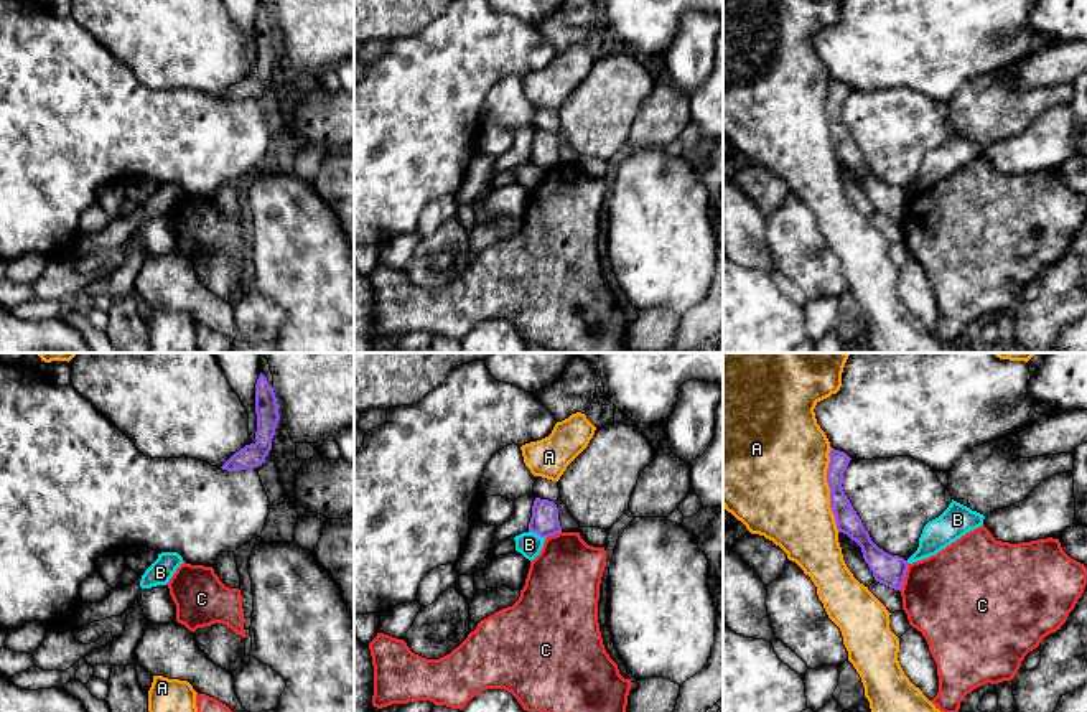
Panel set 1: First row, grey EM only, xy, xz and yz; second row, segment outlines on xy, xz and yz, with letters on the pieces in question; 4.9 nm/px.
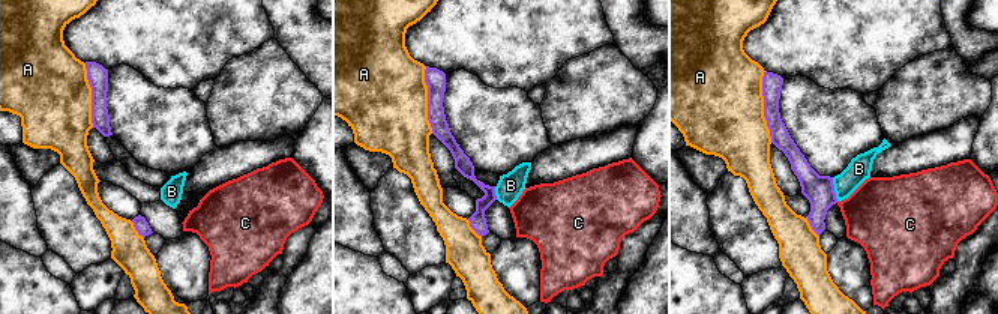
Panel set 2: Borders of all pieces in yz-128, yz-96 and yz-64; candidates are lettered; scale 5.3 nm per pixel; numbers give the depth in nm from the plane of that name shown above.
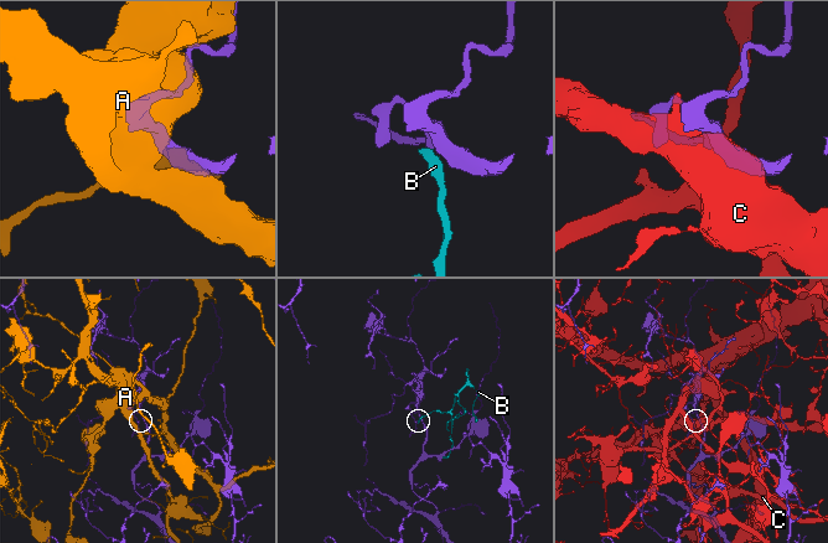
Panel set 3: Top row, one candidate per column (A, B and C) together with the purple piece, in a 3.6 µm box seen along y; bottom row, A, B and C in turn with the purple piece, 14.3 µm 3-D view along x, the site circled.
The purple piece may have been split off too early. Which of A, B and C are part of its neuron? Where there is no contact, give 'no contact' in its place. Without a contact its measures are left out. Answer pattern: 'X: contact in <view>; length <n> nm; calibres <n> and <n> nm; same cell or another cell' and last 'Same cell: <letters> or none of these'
A: contact in yz; length 400 nm; calibres 120 and 480 nm; another cell
B: contact in xz; length 90 nm; calibres 140 and 120 nm; another cell
C: contact in yz; length 140 nm; calibres 150 and 440 nm; another cell
Same cell: none of these

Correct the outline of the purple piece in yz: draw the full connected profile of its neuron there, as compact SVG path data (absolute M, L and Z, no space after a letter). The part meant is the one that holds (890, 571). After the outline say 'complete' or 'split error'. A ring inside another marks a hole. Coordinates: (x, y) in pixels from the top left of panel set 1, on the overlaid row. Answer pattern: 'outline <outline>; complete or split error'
outline M835 448L830 450L828 457L827 483L830 488L830 508L835 516L838 532L847 534L861 547L863 559L876 582L889 588L901 590L907 570L907 560L884 552L871 541L860 516L845 494L842 486L843 473L851 458L845 452Z; complete

